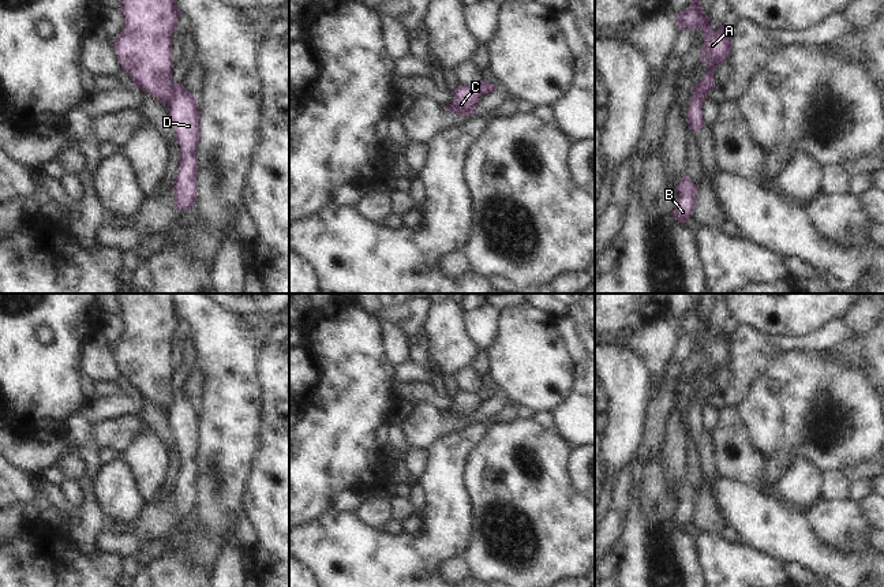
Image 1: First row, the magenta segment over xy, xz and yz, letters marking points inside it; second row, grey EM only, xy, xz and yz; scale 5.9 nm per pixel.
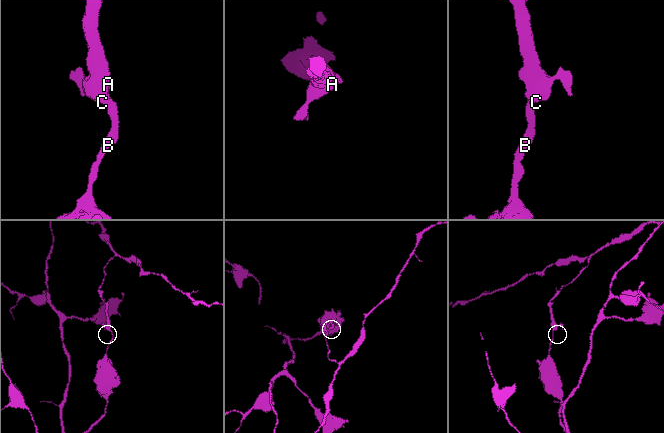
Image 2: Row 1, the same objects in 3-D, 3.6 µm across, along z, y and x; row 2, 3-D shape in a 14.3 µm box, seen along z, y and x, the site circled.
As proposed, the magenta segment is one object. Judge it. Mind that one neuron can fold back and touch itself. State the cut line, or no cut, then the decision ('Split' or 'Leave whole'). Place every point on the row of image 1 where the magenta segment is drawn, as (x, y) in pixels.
Split along xy (173, 83), (172, 97), (167, 104). Split.

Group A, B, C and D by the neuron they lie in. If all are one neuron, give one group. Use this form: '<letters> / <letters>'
A C / B D

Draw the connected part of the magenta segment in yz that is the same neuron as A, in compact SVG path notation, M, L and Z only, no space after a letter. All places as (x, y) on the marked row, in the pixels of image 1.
M692 0L692 5L688 10L677 11L675 22L679 30L692 27L694 31L701 29L704 33L705 38L698 64L705 64L708 71L698 83L697 96L705 100L709 91L718 89L713 82L713 71L730 55L731 34L723 25L718 30L713 30L709 23L709 15L701 10L700 3L701 0Z

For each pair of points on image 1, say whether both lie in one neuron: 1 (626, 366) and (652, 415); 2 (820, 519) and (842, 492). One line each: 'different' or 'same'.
1: different
2: different

